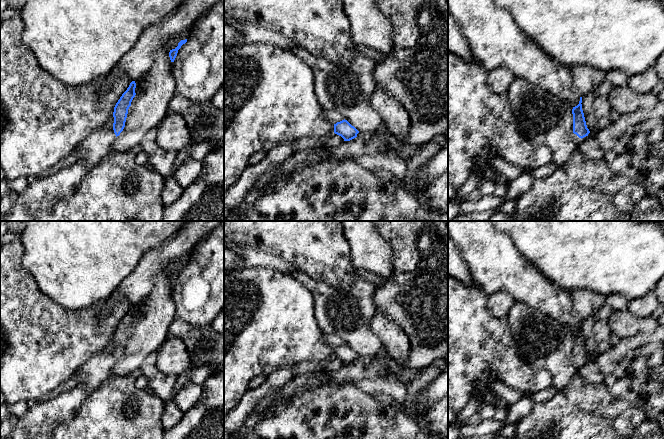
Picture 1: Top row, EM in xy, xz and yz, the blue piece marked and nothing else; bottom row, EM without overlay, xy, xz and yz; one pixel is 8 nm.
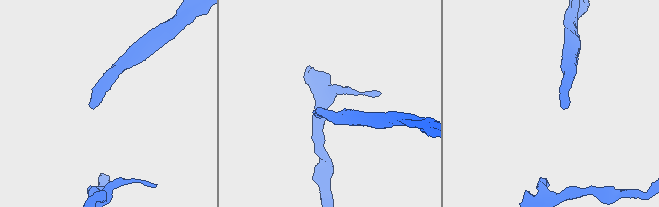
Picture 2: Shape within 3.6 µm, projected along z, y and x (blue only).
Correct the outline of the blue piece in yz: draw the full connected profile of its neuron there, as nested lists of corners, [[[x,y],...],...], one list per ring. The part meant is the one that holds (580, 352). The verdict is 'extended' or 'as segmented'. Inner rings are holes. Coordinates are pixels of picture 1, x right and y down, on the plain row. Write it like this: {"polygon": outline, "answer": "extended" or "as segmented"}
{"polygon": [[[580,321],[579,328],[575,331],[567,328],[562,341],[562,348],[566,356],[578,368],[582,362],[588,360],[590,357],[586,349],[581,327],[582,321]]], "answer": "extended"}

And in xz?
{"polygon": [[[324,334],[324,341],[334,349],[334,357],[341,360],[344,365],[350,365],[357,361],[359,355],[352,350],[338,334]]], "answer": "extended"}

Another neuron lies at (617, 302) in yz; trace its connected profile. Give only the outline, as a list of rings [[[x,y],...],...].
[[[614,294],[606,297],[606,304],[612,309],[612,311],[622,311],[628,308],[629,300],[620,294]]]

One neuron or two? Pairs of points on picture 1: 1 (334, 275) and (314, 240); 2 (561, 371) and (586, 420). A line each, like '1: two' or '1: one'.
1: one
2: two

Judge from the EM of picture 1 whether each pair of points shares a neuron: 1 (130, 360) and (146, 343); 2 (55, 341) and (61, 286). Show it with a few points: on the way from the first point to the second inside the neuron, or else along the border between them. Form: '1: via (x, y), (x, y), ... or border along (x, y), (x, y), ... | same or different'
1: via (133, 356), (142, 346) | same
2: border along (39, 290), (67, 308), (82, 308) | different

